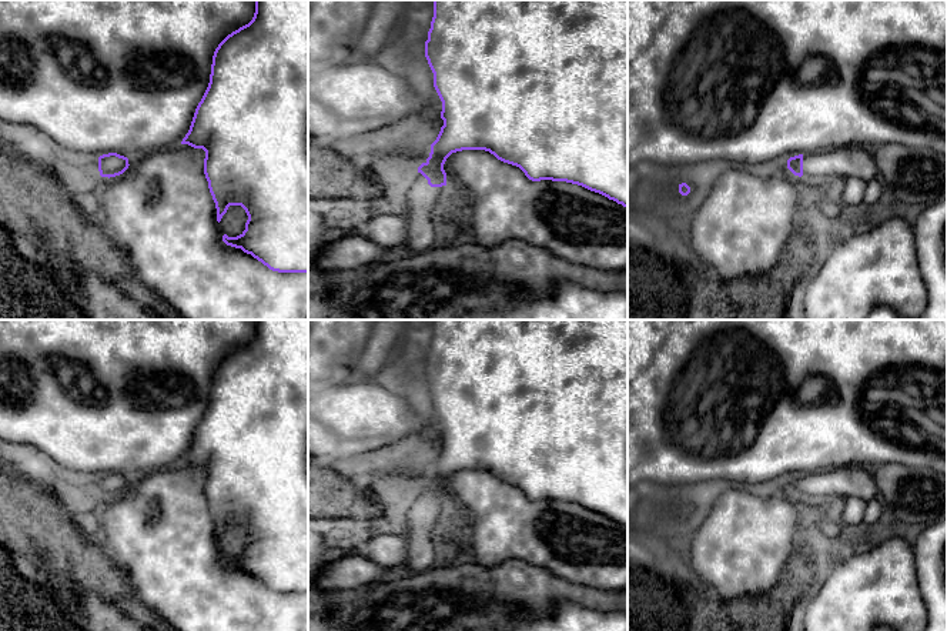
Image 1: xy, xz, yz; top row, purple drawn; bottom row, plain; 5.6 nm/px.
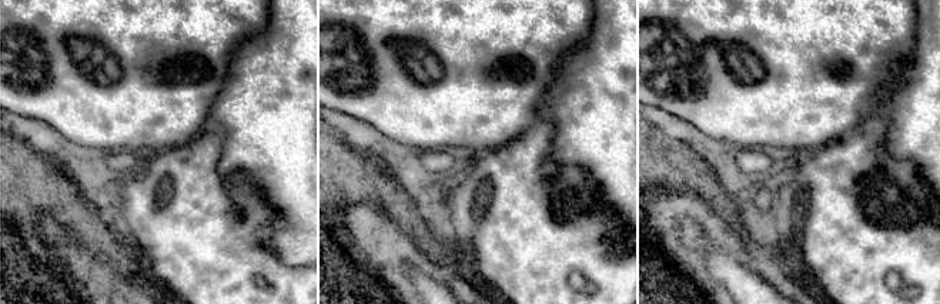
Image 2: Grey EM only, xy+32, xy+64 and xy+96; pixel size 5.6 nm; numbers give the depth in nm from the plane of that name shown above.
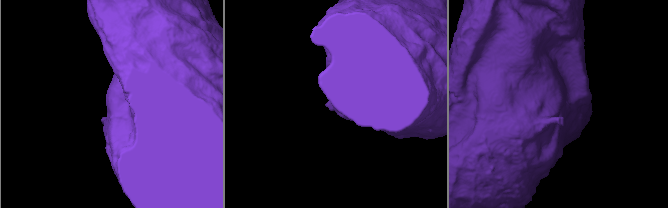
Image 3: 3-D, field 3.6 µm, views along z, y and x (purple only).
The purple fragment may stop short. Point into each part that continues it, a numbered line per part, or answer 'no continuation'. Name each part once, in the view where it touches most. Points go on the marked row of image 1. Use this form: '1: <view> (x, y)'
1: xz (418, 203)

